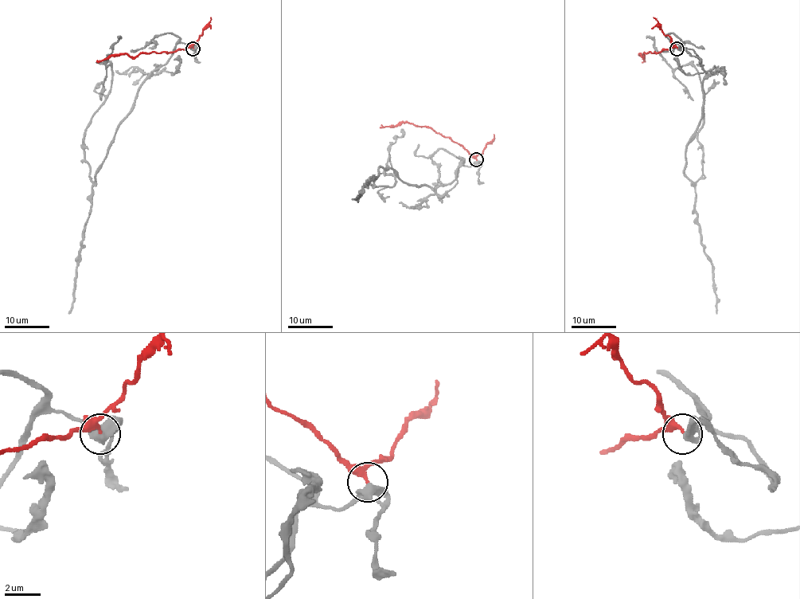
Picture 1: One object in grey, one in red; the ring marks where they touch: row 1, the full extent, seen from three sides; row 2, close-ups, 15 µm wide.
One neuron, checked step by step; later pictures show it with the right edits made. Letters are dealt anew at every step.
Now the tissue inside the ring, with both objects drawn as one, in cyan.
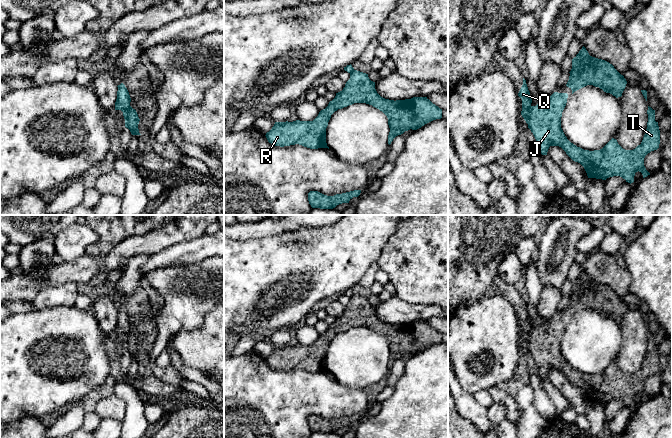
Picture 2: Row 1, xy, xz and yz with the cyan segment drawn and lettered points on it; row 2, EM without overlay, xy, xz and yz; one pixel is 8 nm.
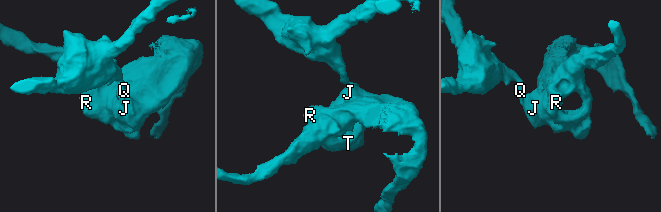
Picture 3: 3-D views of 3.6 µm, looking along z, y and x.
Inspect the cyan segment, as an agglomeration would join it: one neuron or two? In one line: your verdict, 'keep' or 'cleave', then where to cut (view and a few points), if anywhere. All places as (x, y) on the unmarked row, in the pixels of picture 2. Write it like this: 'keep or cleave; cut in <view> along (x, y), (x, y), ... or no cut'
cleave; cut in xy along (130, 330), (126, 351)

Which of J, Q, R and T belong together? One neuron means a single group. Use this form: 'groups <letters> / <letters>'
groups J R T / Q

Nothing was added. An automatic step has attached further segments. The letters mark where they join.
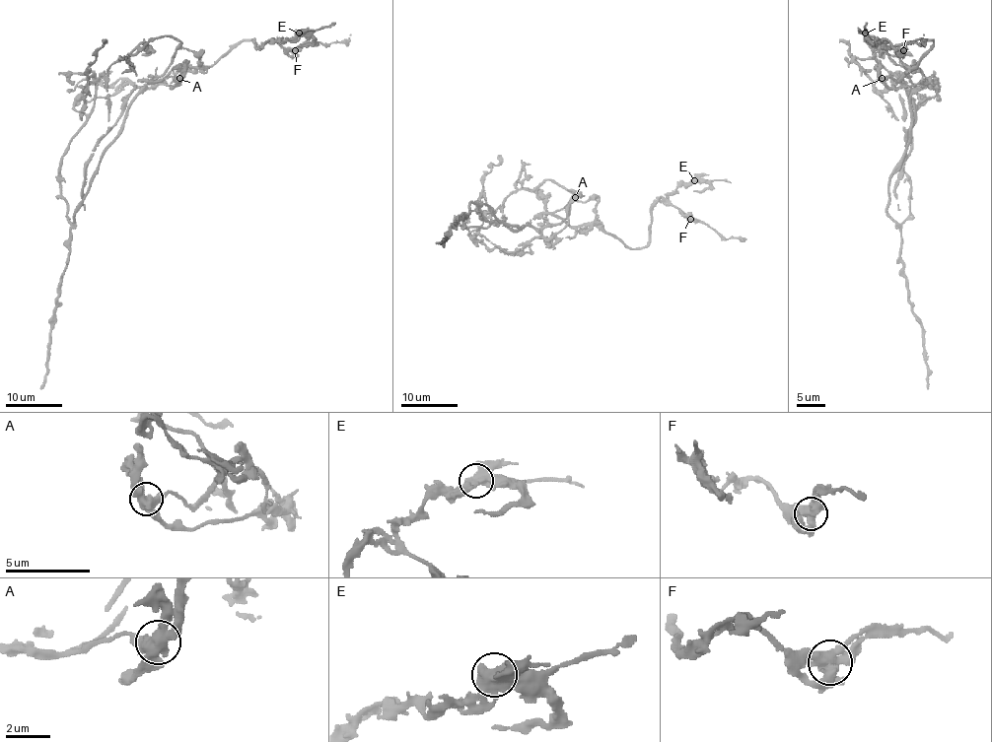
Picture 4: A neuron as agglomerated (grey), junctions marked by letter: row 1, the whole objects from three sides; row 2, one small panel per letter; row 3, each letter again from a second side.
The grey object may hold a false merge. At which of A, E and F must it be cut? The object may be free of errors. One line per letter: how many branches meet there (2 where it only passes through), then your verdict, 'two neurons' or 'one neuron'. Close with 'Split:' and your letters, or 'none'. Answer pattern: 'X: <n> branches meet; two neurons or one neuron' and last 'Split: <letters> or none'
A: 3 branches meet; two neurons
E: 3 branches meet; one neuron
F: 3 branches meet; one neuron
Split: A

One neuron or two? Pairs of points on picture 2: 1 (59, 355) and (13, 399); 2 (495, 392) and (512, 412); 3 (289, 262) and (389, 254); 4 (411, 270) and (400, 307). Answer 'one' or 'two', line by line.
1: one
2: one
3: two
4: two

